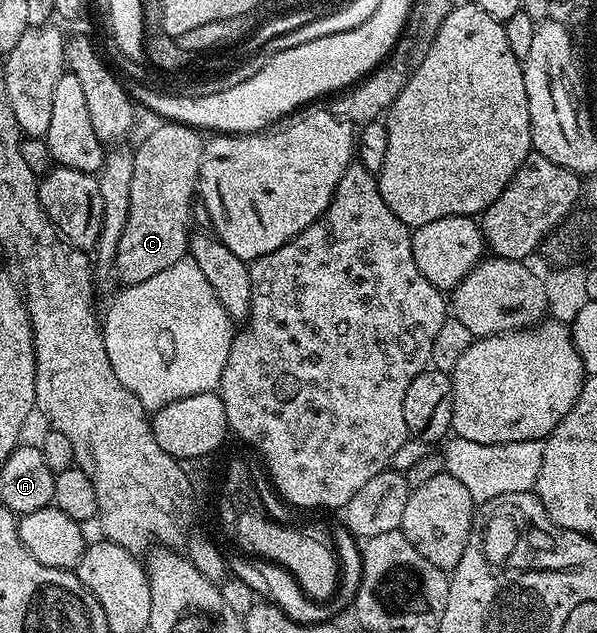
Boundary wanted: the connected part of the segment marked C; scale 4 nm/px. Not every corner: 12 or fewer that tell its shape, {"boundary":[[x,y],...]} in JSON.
{"boundary":[[166,120],[132,150],[114,261],[135,286],[187,257],[204,138]]}

